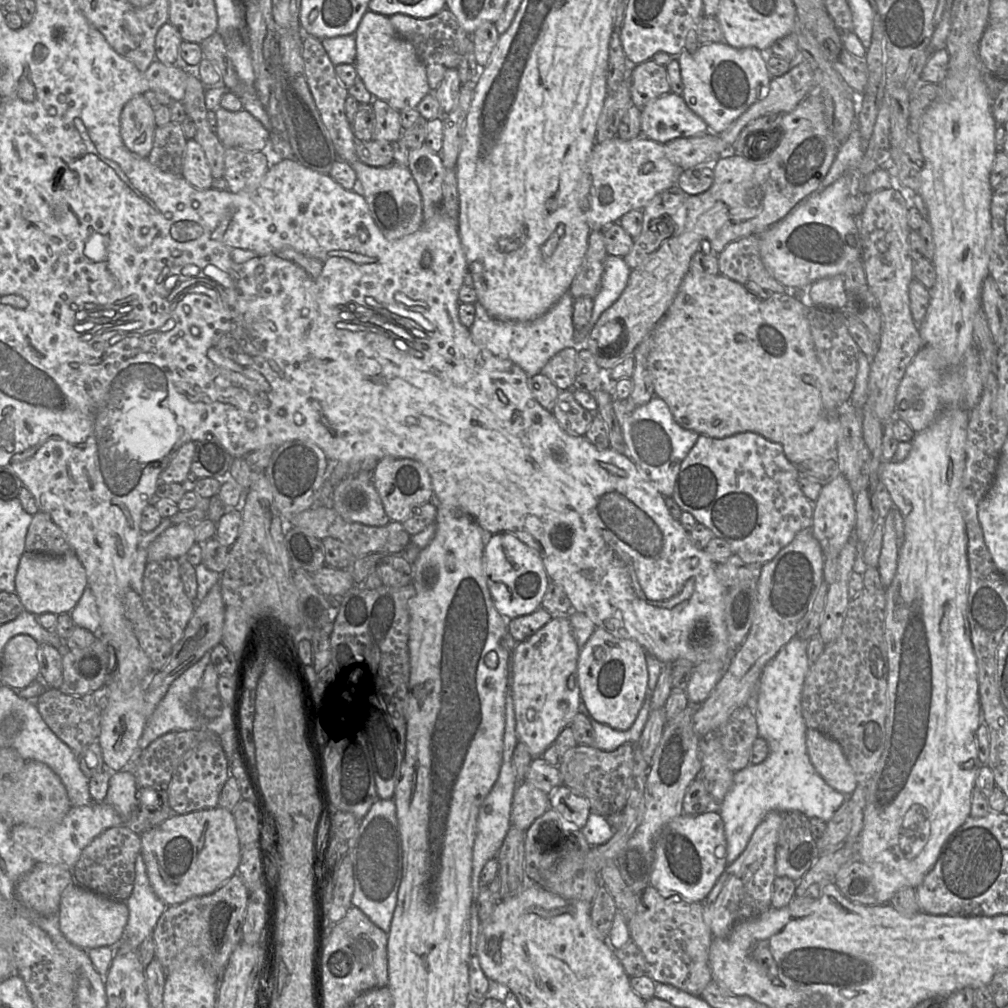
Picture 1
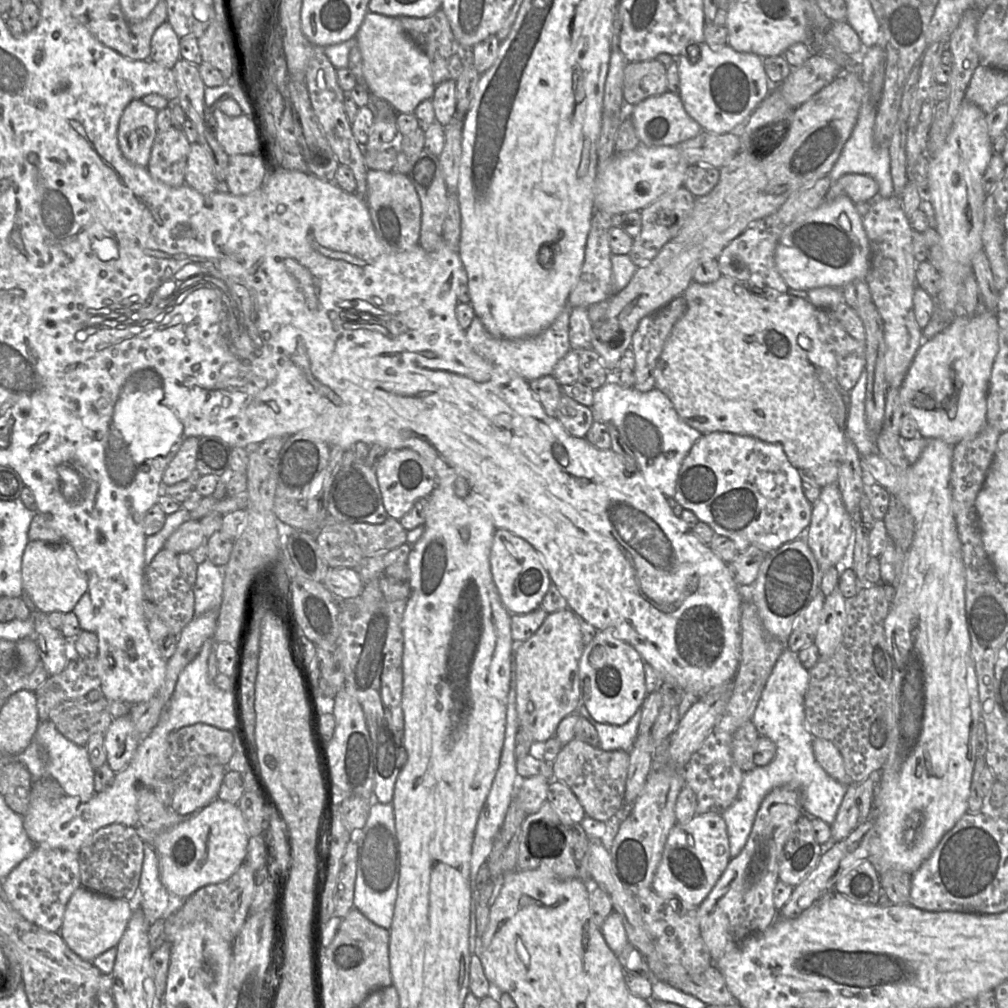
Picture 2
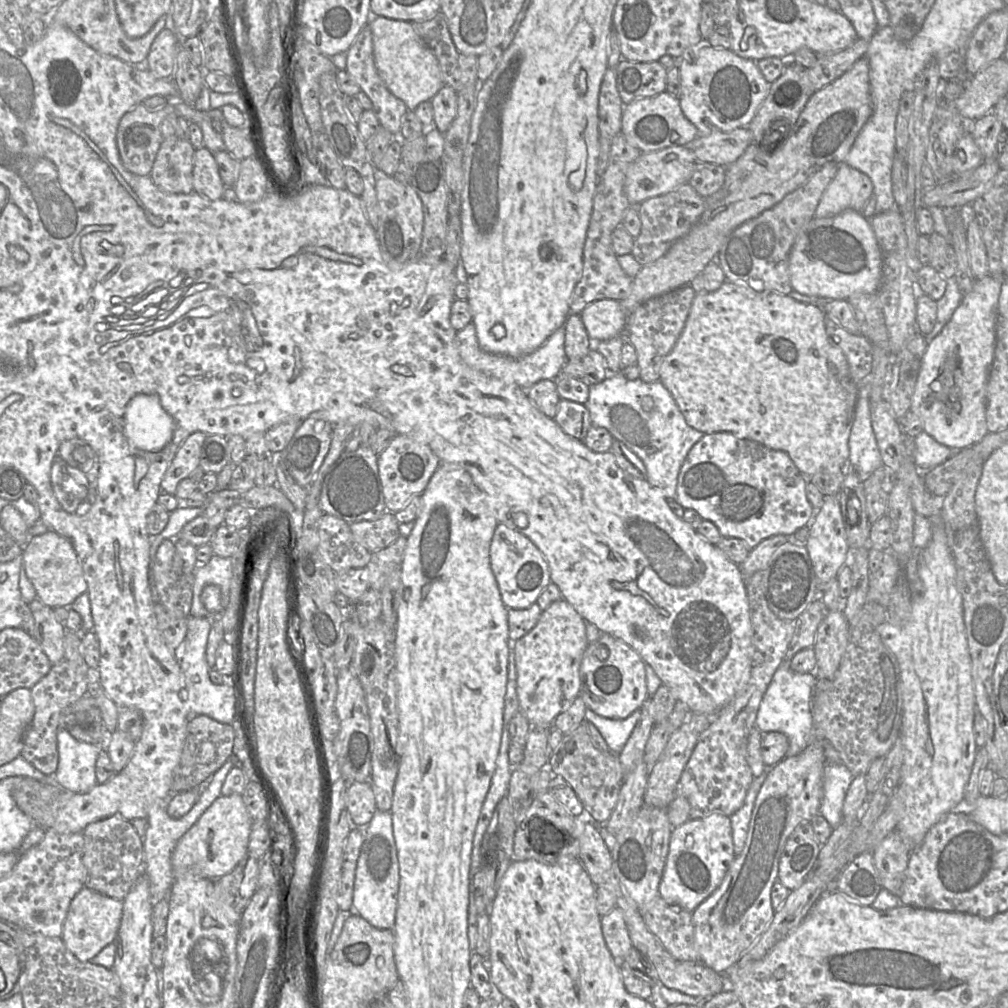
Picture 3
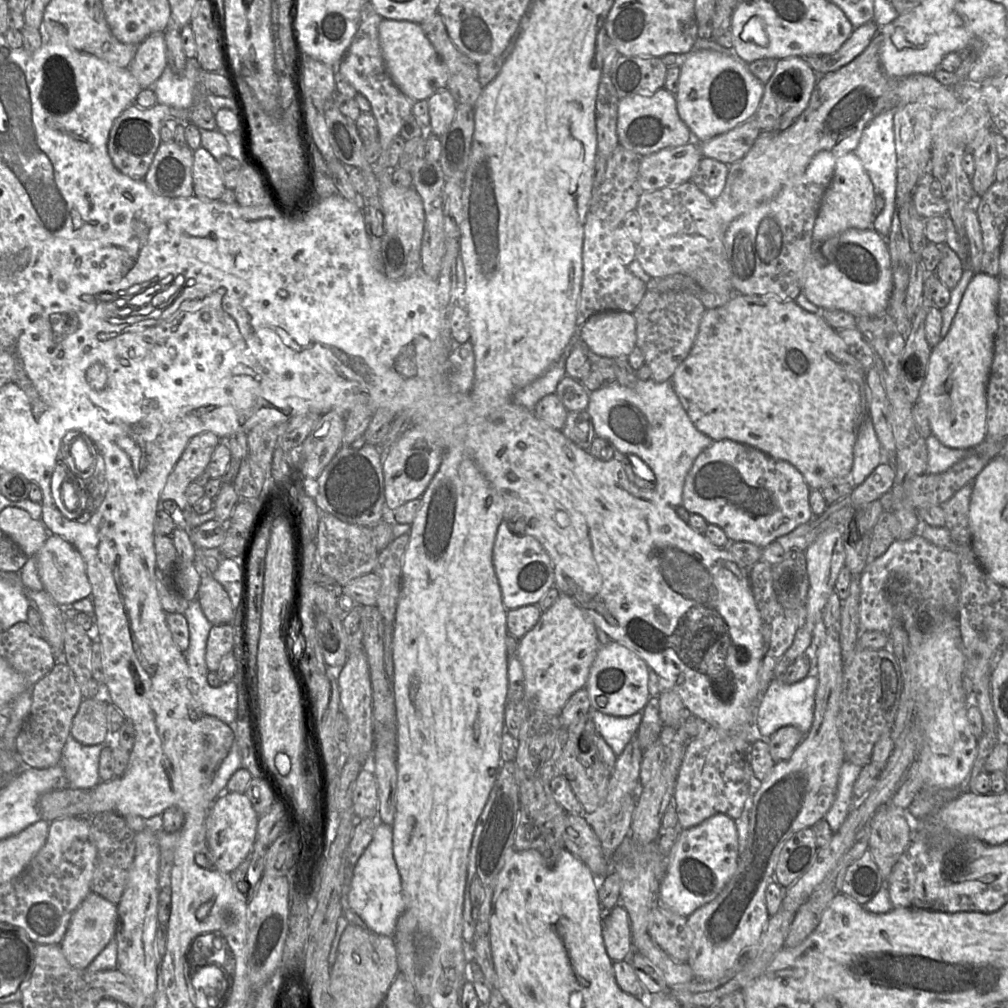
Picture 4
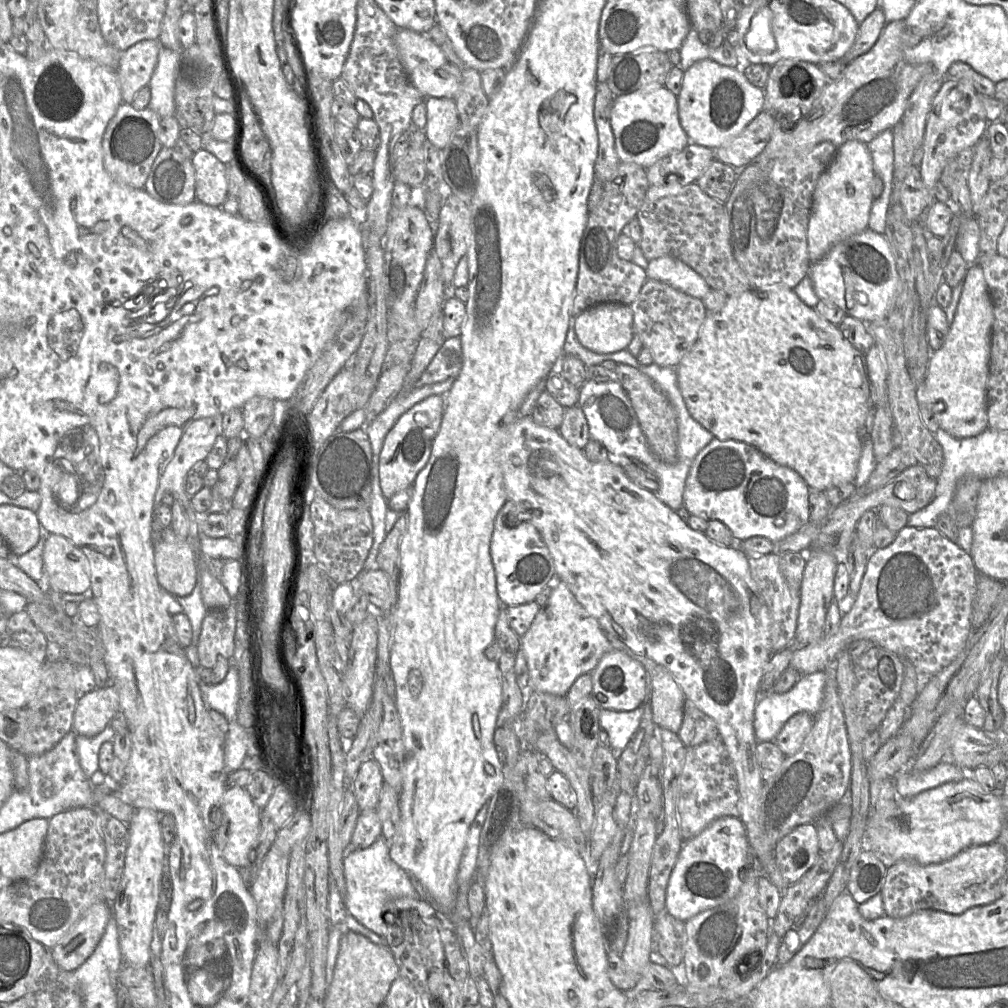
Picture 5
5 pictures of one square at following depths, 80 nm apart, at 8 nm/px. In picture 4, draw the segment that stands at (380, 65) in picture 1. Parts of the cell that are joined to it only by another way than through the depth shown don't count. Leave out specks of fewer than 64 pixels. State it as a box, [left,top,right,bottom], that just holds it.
[378,18,447,100]

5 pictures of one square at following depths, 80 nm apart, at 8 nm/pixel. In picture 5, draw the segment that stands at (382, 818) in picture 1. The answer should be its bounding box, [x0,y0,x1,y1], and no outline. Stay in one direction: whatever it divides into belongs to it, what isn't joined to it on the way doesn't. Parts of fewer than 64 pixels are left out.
[343,837,421,937]

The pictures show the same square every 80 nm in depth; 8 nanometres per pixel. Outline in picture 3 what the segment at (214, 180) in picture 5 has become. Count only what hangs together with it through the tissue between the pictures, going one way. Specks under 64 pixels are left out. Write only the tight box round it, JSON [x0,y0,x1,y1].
[193,146,224,200]

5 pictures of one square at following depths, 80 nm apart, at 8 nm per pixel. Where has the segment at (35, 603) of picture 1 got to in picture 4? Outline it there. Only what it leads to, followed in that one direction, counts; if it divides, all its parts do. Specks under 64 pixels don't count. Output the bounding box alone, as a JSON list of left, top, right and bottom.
[35,533,91,605]

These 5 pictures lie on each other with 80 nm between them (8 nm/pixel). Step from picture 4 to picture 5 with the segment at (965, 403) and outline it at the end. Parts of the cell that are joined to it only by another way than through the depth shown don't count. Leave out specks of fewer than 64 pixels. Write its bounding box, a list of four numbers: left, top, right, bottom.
[925,265,994,439]

